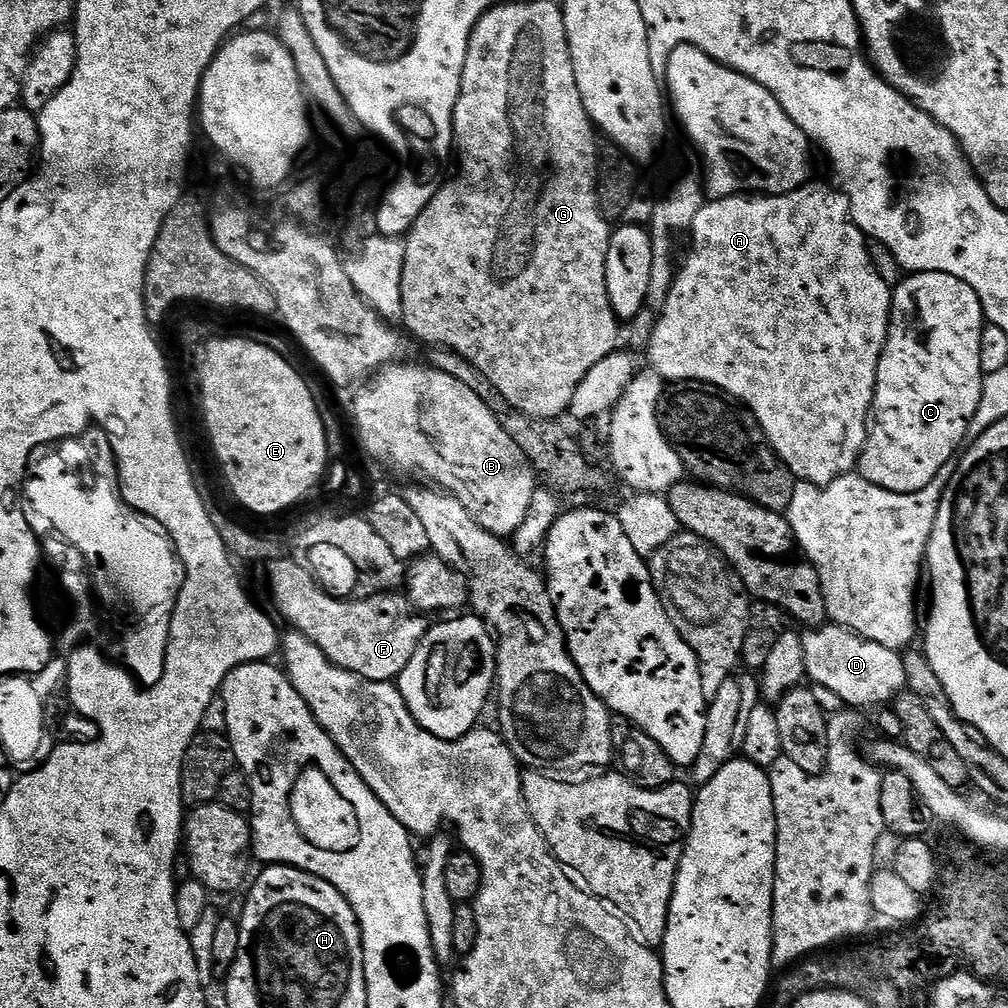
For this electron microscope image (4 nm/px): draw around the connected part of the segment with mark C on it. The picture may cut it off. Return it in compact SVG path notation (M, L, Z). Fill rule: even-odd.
M913 272L895 285L888 337L878 362L868 438L858 461L858 474L866 482L898 494L921 492L942 475L943 468L947 469L965 447L970 418L974 418L974 410L978 410L982 398L985 374L980 346L985 323L978 294L962 278L954 278L954 274Z

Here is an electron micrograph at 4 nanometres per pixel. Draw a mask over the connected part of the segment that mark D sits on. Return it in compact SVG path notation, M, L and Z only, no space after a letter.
M831 622L805 631L802 637L807 679L812 679L811 683L817 689L825 688L830 695L849 704L852 707L849 709L875 709L887 705L905 691L904 657L897 649L878 646L878 642L870 642L856 632L851 632L849 628L841 628Z

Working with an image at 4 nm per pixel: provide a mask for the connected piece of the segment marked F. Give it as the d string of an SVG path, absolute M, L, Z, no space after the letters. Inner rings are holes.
M295 559L269 560L266 568L275 615L280 615L291 631L300 632L318 646L335 668L353 672L370 682L395 681L428 633L429 617L417 612L407 595L390 591L363 598L337 598L328 595L307 567Z

